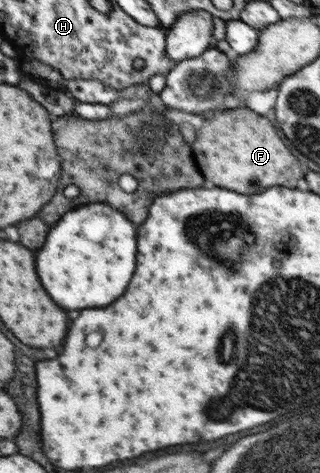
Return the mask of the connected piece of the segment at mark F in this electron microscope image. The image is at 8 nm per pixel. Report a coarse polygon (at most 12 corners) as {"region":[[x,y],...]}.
{"region":[[223,108],[191,154],[208,181],[236,193],[294,189],[300,161],[274,125]]}

